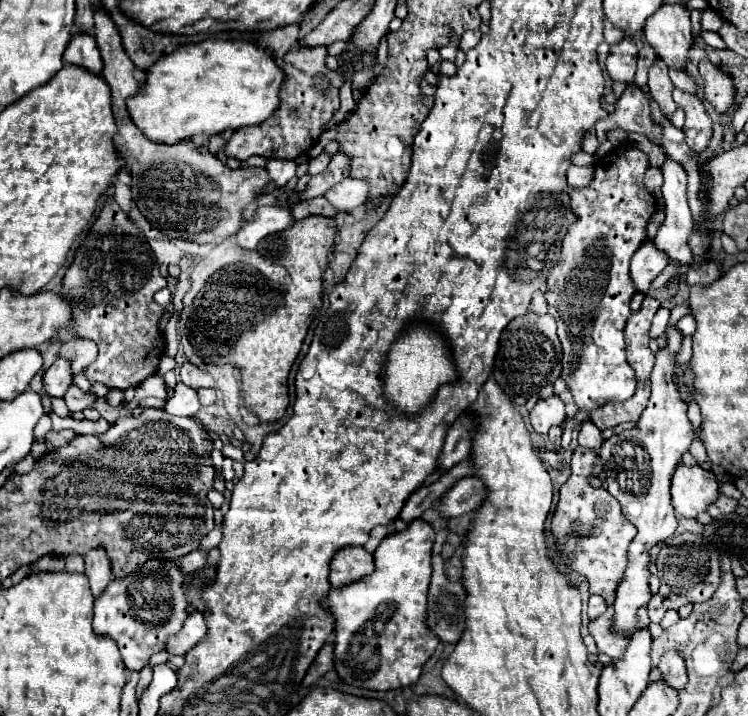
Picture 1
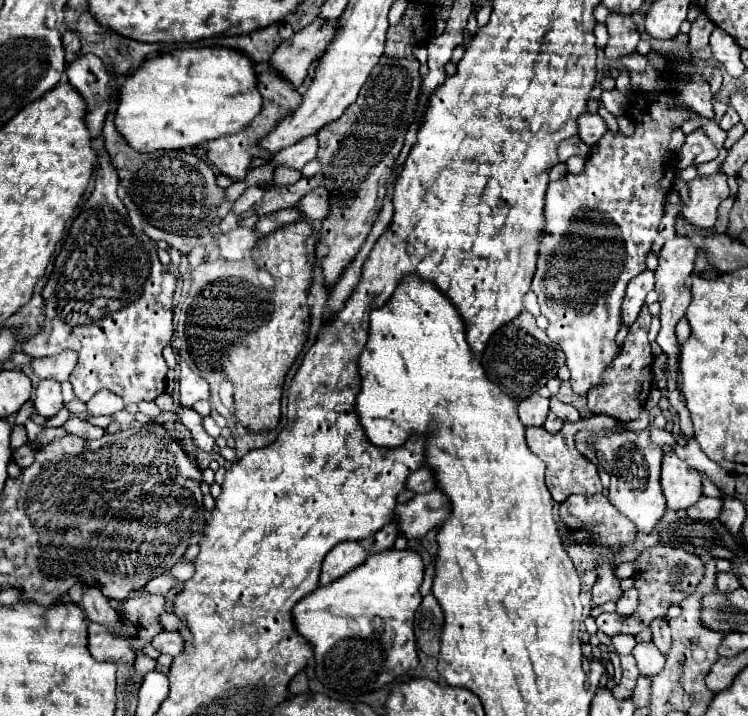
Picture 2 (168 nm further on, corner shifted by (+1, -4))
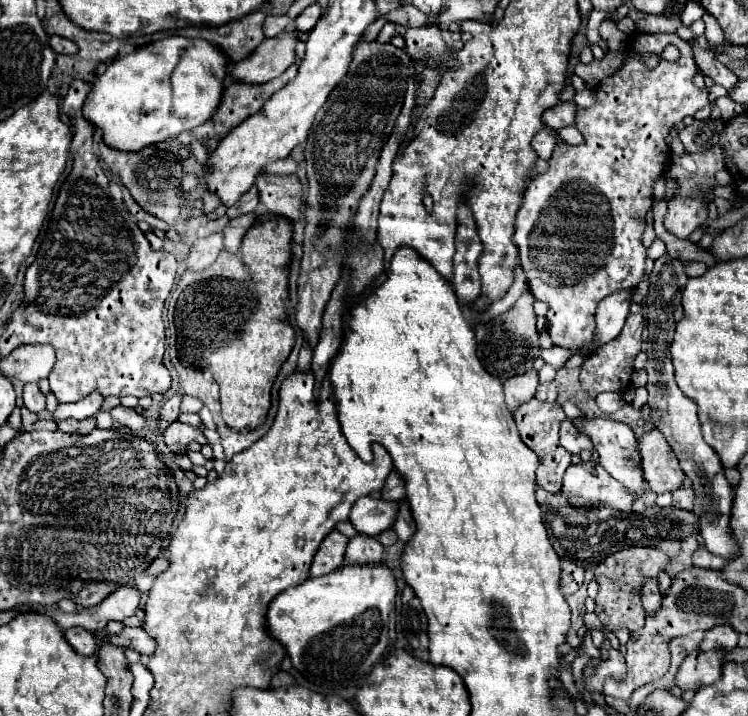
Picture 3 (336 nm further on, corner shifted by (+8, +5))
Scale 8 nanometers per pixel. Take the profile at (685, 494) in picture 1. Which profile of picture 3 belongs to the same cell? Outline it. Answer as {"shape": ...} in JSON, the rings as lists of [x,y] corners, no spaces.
{"shape":[[[658,429],[646,431],[638,437],[638,451],[642,459],[642,477],[654,493],[672,493],[682,487],[684,473],[674,457],[674,451]]]}

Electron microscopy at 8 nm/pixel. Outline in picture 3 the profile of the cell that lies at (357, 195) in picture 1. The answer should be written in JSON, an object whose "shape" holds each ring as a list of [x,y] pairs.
{"shape":[[[258,175],[256,177],[258,197],[260,203],[268,213],[282,215],[290,221],[300,219],[302,201],[304,201],[304,185],[296,175],[282,177],[282,175]]]}

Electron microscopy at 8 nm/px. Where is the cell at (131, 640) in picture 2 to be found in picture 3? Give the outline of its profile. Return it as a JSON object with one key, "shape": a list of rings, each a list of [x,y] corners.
{"shape":[[[74,627],[74,629],[68,629],[64,637],[66,637],[68,645],[74,647],[76,653],[80,653],[80,655],[94,655],[96,653],[96,637],[90,631]]]}

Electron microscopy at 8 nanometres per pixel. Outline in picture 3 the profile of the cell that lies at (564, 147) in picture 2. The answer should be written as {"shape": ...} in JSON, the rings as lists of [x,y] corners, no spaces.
{"shape":[[[544,127],[544,129],[540,129],[540,131],[534,135],[534,139],[532,139],[532,149],[534,149],[534,153],[536,153],[538,157],[542,157],[542,159],[550,159],[554,147],[556,147],[556,131],[554,131],[554,129]]]}

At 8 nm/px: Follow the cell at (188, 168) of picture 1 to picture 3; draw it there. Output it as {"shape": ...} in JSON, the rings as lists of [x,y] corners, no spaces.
{"shape":[[[100,143],[100,147],[98,147],[98,155],[110,167],[110,171],[122,179],[122,183],[128,187],[134,201],[144,211],[148,211],[150,215],[158,217],[164,223],[176,223],[180,207],[186,207],[188,199],[182,197],[182,193],[178,191],[184,171],[182,171],[182,163],[178,163],[174,155],[170,155],[170,153],[160,155],[160,151],[156,147],[144,147],[142,151],[124,153],[124,151],[110,149],[104,143]]]}

